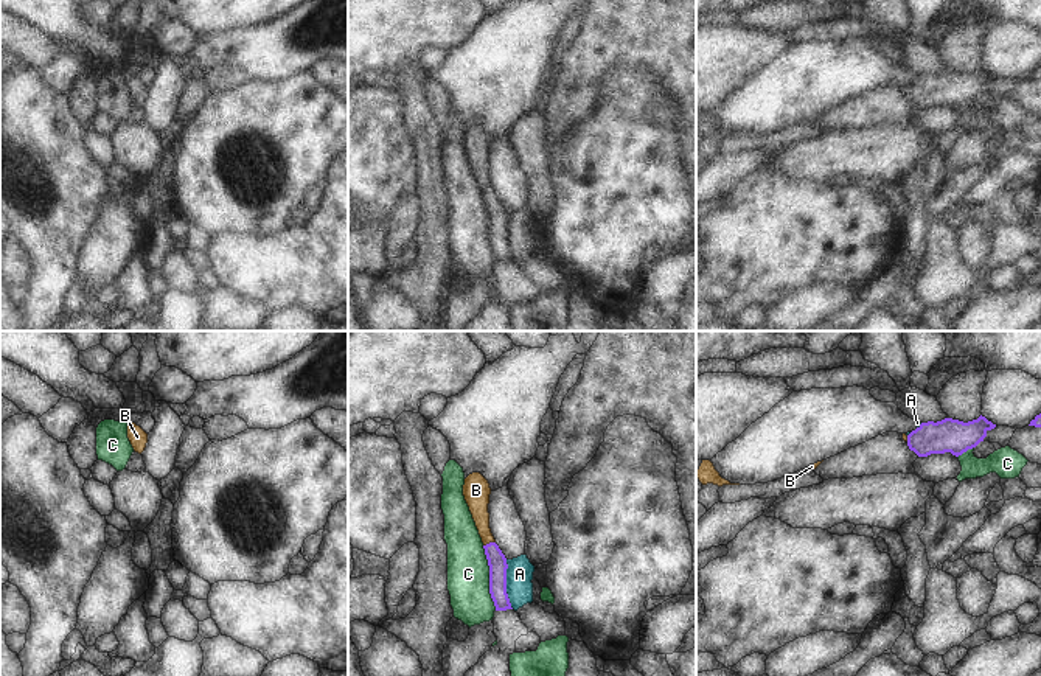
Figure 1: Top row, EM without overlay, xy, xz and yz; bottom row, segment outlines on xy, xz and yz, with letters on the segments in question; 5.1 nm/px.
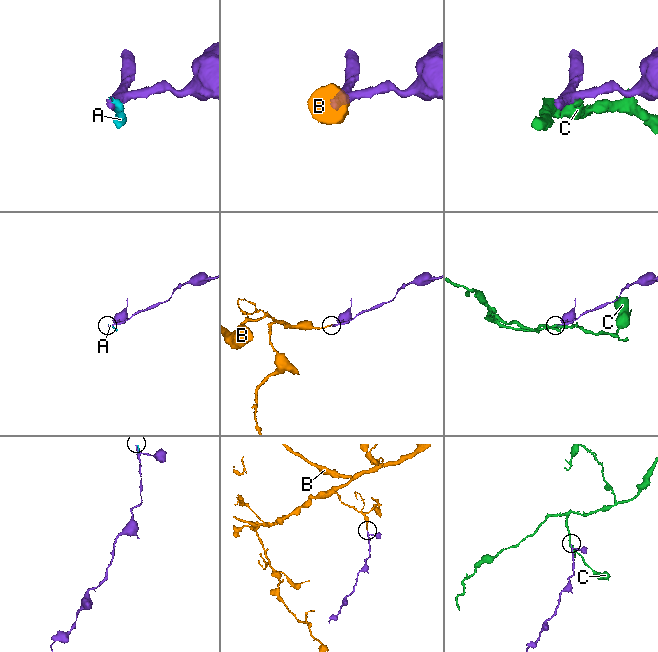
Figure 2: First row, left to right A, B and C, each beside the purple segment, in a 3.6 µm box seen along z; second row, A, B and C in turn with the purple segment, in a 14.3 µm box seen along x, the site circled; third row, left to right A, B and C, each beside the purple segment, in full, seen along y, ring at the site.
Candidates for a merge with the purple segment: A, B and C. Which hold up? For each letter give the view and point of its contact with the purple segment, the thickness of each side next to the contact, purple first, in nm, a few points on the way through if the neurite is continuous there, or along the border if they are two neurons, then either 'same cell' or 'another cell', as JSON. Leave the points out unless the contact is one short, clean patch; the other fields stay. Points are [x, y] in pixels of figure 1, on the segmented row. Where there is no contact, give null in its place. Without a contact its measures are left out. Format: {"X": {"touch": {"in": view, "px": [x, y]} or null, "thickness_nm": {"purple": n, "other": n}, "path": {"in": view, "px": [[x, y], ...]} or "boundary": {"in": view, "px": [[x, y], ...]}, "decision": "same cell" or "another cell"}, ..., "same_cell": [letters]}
{"A": {"touch": {"in": "xz", "px": [505, 585]}, "thickness_nm": {"purple": 100, "other": 140}, "boundary": {"in": "xz", "px": [[505, 560], [507, 597], [513, 608]]}, "decision": "another cell"}, "B": {"touch": {"in": "xz", "px": [490, 543]}, "thickness_nm": {"purple": 100, "other": 130}, "path": {"in": "xz", "px": [[497, 564], [490, 543], [483, 530], [477, 496]]}, "decision": "same cell"}, "C": {"touch": {"in": "xz", "px": [490, 578]}, "thickness_nm": {"purple": 100, "other": 220}, "decision": "another cell"}, "same_cell": ["B"]}

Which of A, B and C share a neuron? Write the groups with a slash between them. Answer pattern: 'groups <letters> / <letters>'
groups A / B / C

